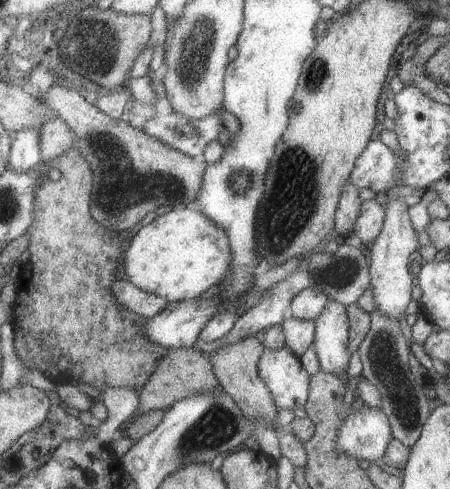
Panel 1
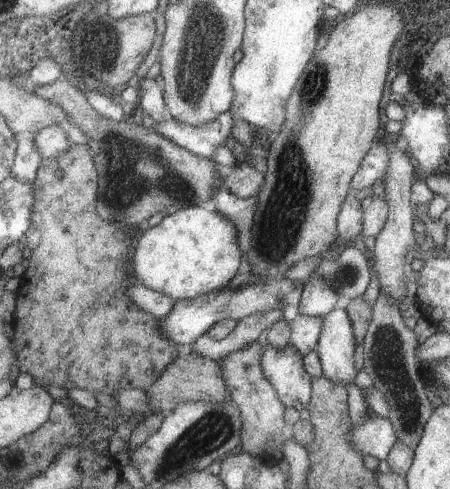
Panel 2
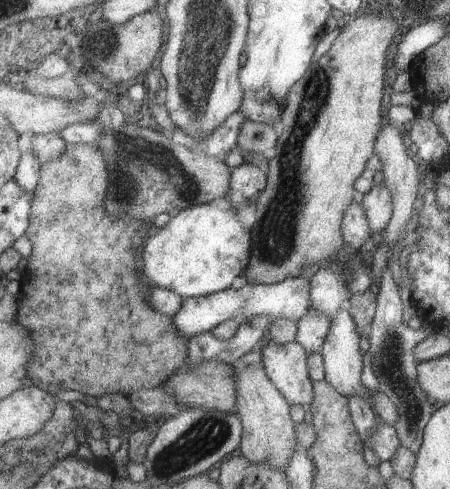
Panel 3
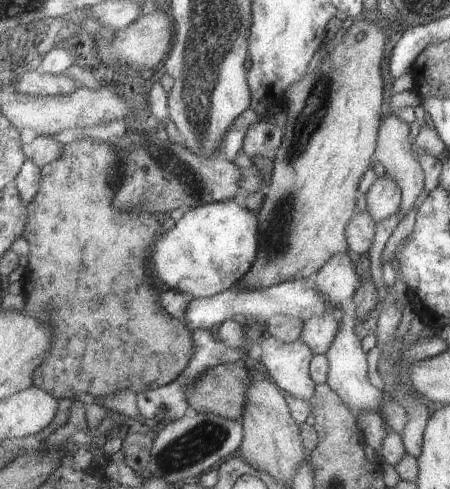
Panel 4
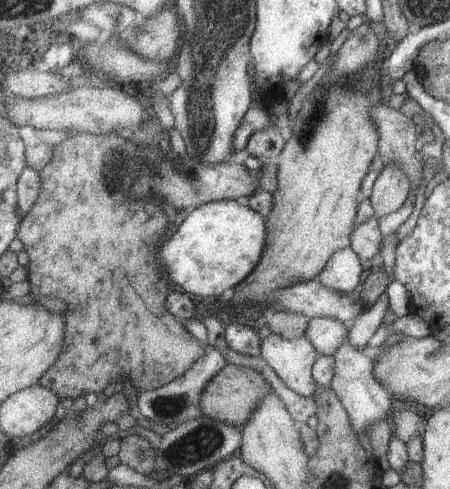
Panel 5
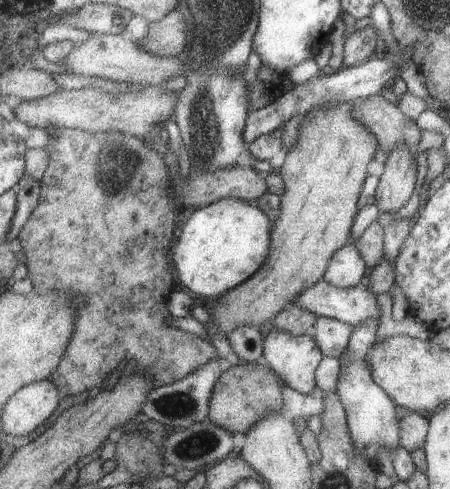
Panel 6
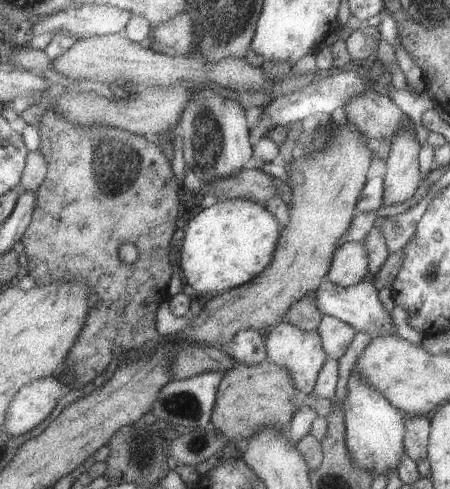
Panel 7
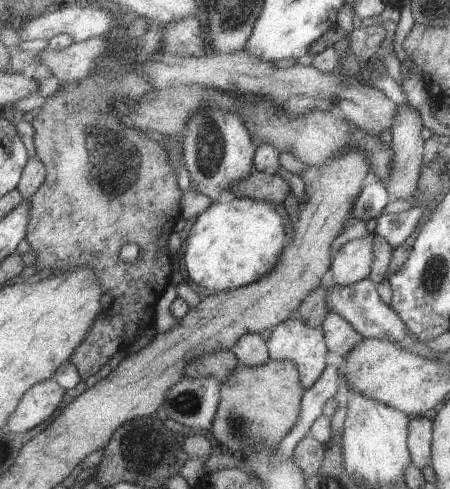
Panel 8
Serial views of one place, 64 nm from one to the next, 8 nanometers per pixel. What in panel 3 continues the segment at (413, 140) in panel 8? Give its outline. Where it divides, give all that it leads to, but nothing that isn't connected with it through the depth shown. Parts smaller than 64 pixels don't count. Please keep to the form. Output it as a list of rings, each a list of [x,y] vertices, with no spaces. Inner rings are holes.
[[[379,180],[375,184],[375,188],[363,198],[361,204],[363,204],[365,212],[367,212],[373,234],[383,232],[385,226],[393,220],[395,198],[393,198],[393,190],[383,180]]]

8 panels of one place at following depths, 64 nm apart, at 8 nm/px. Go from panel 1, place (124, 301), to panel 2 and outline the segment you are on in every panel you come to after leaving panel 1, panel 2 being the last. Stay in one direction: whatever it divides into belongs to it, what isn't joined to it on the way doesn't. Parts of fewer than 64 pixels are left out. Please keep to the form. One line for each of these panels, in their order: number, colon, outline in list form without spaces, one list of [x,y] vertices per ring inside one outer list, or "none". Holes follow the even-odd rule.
2: [[[137,282],[129,284],[129,296],[141,310],[149,312],[157,320],[169,316],[171,310],[175,308],[175,304],[177,304],[177,300],[173,296],[167,296],[163,292],[157,292],[157,290],[151,290],[151,288],[147,288],[143,284],[137,284]]]

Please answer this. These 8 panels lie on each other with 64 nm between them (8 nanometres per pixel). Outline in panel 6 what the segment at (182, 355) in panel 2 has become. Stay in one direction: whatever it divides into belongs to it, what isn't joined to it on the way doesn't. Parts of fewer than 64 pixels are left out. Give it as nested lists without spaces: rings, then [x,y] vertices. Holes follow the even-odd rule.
[[[243,362],[241,366],[227,366],[223,378],[215,386],[215,394],[211,398],[209,418],[223,426],[225,430],[249,434],[259,420],[263,420],[269,412],[285,412],[283,400],[283,378],[271,368],[263,364]]]

